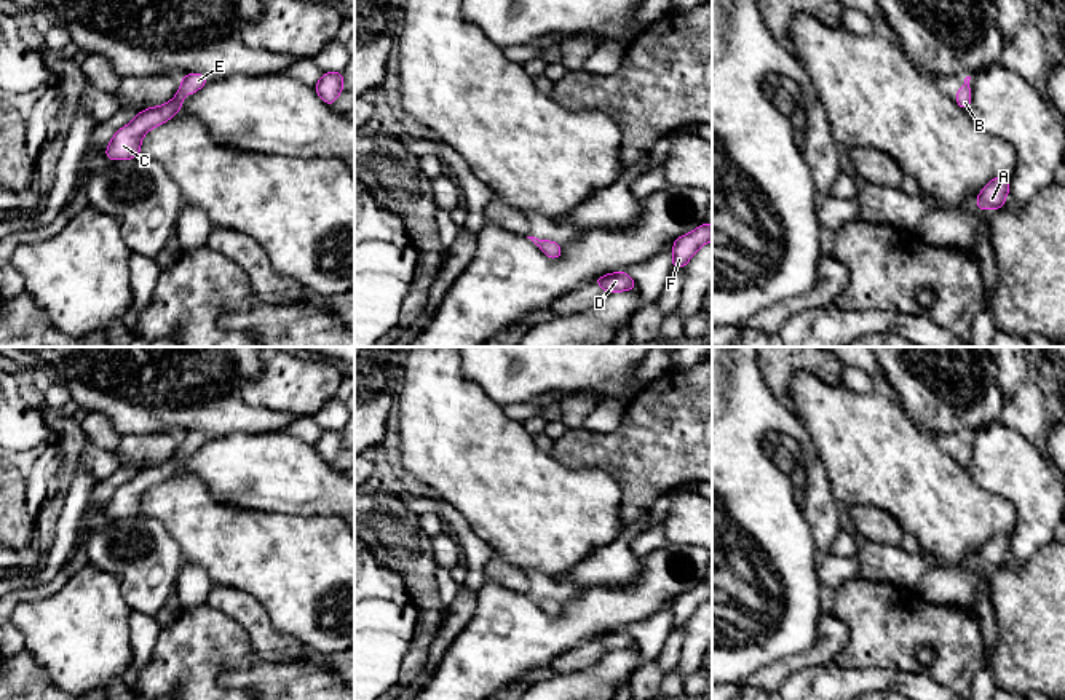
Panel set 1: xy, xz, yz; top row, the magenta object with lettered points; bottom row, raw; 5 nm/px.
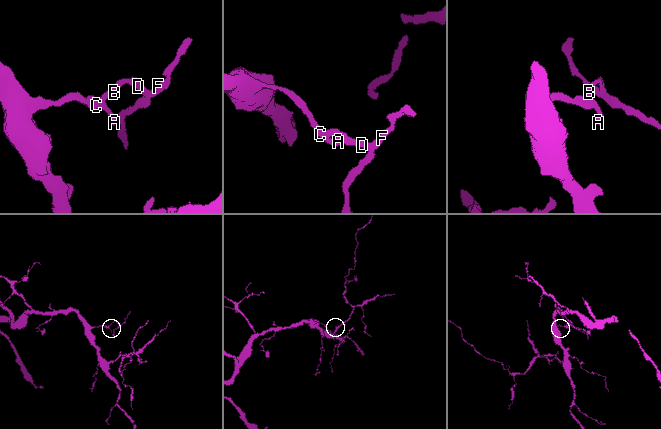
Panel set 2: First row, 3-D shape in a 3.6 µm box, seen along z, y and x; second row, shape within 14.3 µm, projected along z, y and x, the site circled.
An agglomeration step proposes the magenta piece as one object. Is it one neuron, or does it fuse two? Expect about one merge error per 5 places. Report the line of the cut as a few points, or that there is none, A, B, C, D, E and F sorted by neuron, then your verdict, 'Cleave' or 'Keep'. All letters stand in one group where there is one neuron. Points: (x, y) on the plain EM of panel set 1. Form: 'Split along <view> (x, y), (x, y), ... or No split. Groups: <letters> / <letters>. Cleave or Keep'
No split. Groups: A B C D E F. Keep

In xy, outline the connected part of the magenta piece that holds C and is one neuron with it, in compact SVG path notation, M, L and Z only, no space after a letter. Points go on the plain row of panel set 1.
M187 432L180 435L182 444L177 447L172 459L141 468L139 473L118 487L105 507L107 518L129 518L141 511L141 499L152 486L172 476L182 465L184 454L196 451L208 441L203 432Z

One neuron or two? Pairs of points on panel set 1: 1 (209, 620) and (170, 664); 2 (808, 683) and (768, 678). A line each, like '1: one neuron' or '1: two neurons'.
1: one neuron
2: two neurons

